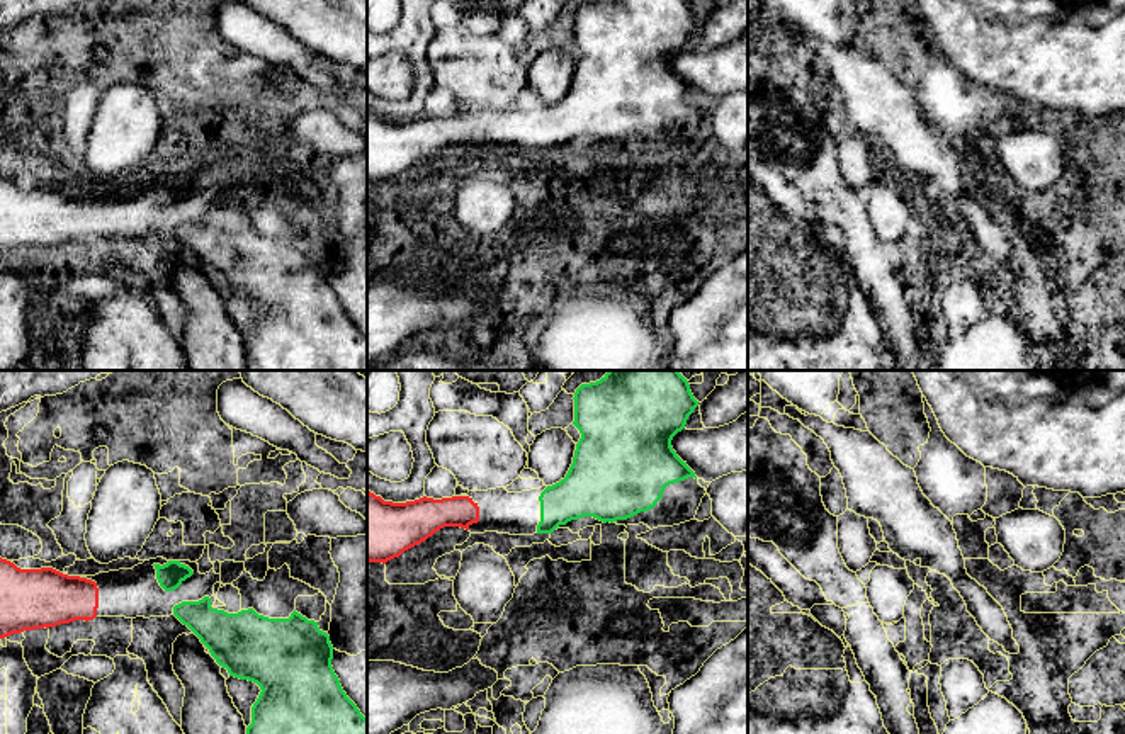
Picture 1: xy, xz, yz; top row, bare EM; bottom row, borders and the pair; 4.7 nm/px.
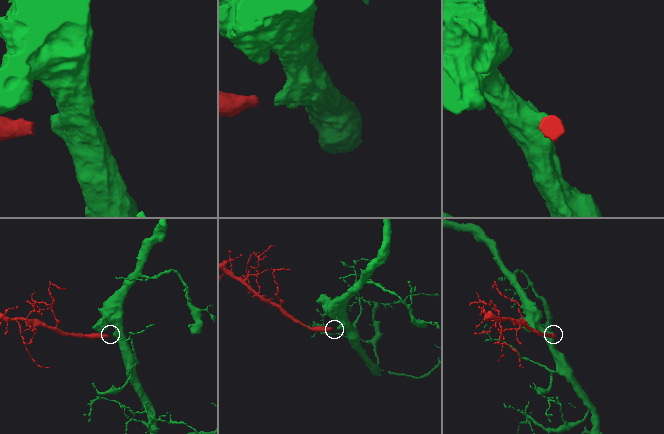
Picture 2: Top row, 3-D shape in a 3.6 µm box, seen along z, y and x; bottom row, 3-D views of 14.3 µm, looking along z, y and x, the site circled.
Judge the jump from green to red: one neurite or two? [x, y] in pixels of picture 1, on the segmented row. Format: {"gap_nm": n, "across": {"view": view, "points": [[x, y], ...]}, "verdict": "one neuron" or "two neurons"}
{"gap_nm": 280, "across": {"view": "xz", "points": [[537, 525], [478, 520]]}, "verdict": "one neuron"}

